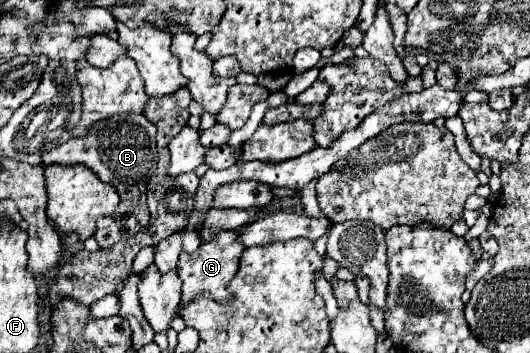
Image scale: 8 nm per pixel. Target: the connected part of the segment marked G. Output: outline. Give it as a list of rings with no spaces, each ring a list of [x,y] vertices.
[[[219,232],[215,236],[215,240],[203,242],[195,252],[181,254],[181,260],[179,260],[179,276],[183,280],[181,306],[187,306],[193,300],[193,296],[201,290],[211,292],[217,302],[227,304],[231,300],[231,296],[227,292],[227,284],[237,274],[239,258],[241,258],[241,252],[245,250],[245,246],[241,242],[237,242],[237,236],[239,236],[239,232]]]

